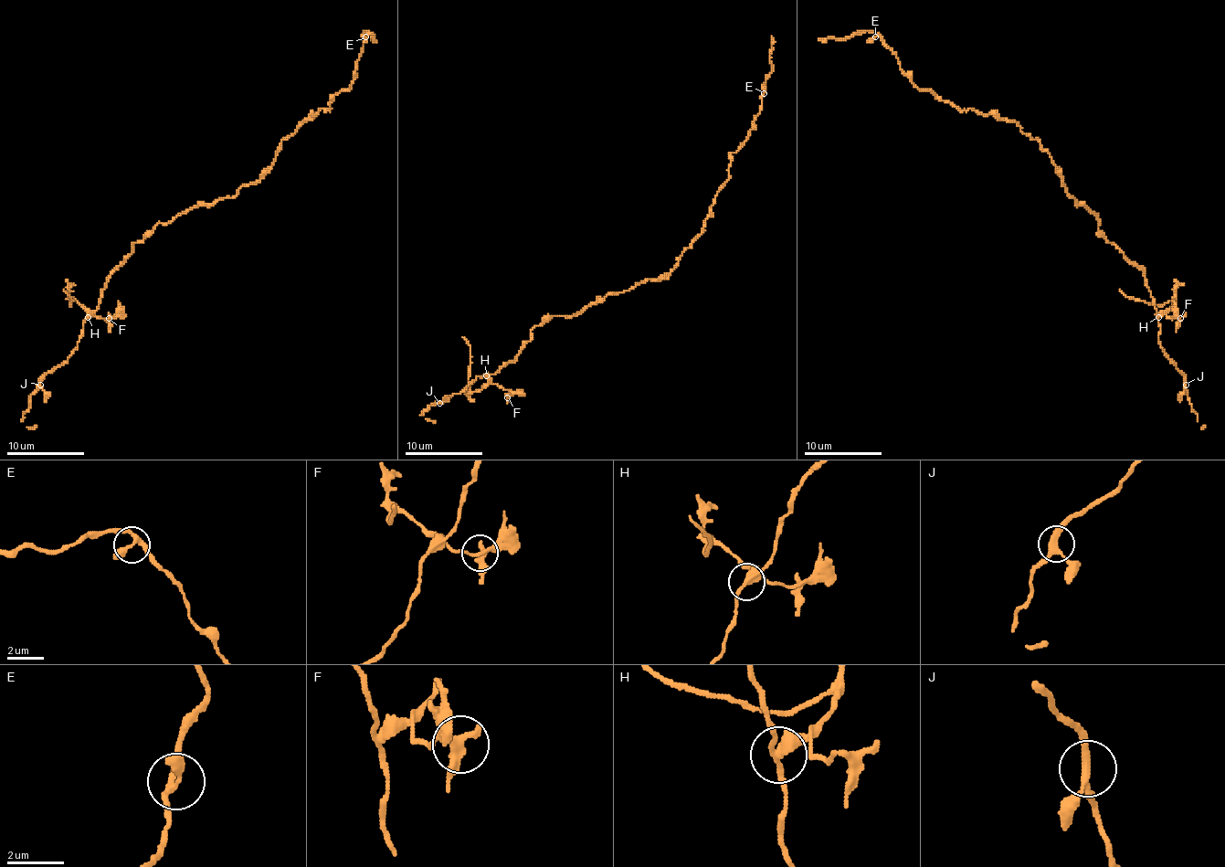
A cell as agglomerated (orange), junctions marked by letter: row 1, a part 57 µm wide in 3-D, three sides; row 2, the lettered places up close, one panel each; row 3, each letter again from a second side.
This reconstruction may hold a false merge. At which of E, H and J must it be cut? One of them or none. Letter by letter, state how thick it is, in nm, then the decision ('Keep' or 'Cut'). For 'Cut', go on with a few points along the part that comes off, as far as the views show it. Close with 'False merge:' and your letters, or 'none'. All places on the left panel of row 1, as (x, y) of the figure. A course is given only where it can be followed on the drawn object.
E: Thickness 240 nm. Keep
H: Thickness 320 nm. Cut. Course of the part to remove: (87, 316), (89, 312), (73, 301), (69, 304), (71, 299), (64, 289)
J: Thickness 260 nm. Keep
False merge: H

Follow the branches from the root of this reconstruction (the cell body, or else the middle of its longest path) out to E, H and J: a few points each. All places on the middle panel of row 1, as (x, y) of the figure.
E: (629, 290), (641, 280), (662, 279), (702, 232), (715, 195), (729, 178), (731, 154), (752, 129), (764, 92)
H: (629, 290), (607, 294), (571, 316), (550, 316), (531, 332), (531, 339), (512, 361), (497, 372), (486, 376)
J: (629, 290), (607, 294), (571, 316), (550, 316), (531, 332), (512, 361), (439, 403)

